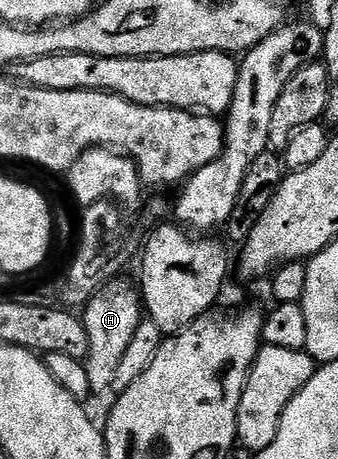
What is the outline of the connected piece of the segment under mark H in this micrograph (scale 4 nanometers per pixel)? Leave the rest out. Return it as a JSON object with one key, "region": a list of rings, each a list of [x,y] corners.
{"region":[[[115,278],[86,303],[81,313],[84,322],[84,330],[88,332],[88,354],[84,361],[88,370],[88,386],[91,393],[109,393],[112,389],[112,381],[116,369],[124,358],[128,345],[132,343],[132,334],[136,334],[136,326],[144,318],[144,305],[141,291],[134,288],[123,278]]]}

